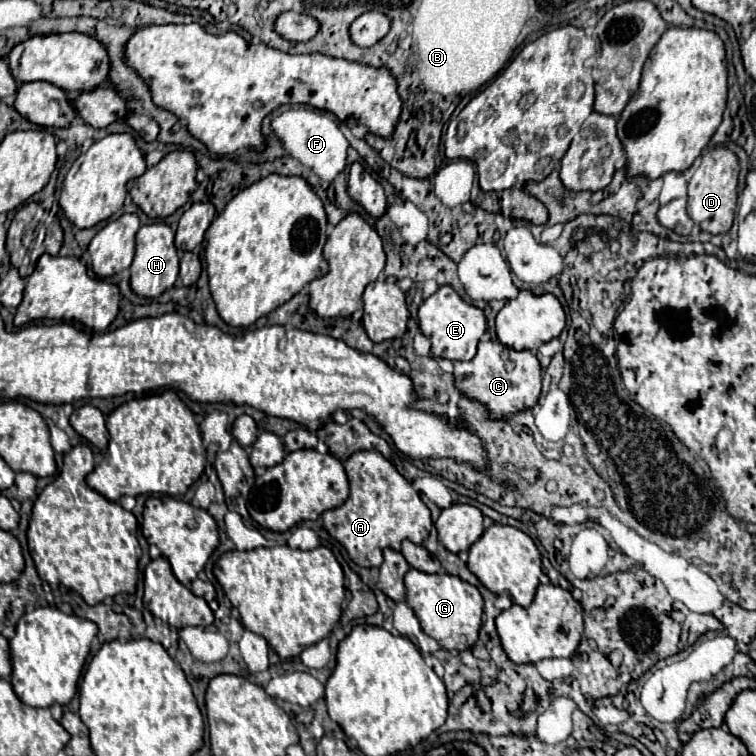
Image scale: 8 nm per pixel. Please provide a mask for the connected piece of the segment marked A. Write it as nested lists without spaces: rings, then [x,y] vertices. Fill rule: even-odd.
[[[357,451],[343,463],[351,493],[349,499],[335,509],[323,513],[325,529],[333,535],[349,553],[349,557],[361,567],[373,567],[383,563],[383,549],[391,547],[395,551],[401,549],[403,539],[411,539],[413,543],[421,543],[431,527],[431,511],[421,501],[421,495],[413,489],[413,485],[393,467],[377,451]]]

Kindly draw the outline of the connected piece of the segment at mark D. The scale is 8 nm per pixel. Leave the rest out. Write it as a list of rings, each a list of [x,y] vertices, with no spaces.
[[[713,147],[701,157],[701,165],[689,181],[689,217],[707,233],[721,235],[727,233],[733,225],[735,207],[737,207],[737,177],[739,177],[739,159],[727,147]]]

